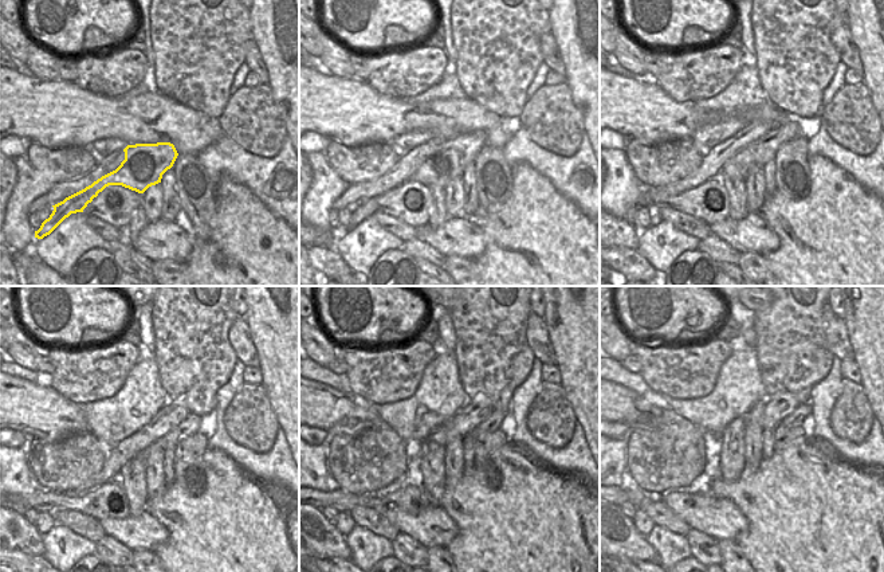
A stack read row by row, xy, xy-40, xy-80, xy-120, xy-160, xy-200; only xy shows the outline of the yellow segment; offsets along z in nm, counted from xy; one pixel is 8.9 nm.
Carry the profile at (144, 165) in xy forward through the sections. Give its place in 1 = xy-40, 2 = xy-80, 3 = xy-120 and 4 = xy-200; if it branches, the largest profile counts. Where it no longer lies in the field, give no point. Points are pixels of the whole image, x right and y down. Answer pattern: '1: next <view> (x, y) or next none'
1: next xy-40 (448, 161)
2: next xy-80 (763, 149)
3: next xy-120 (191, 424)
4: next xy-200 (796, 419)

